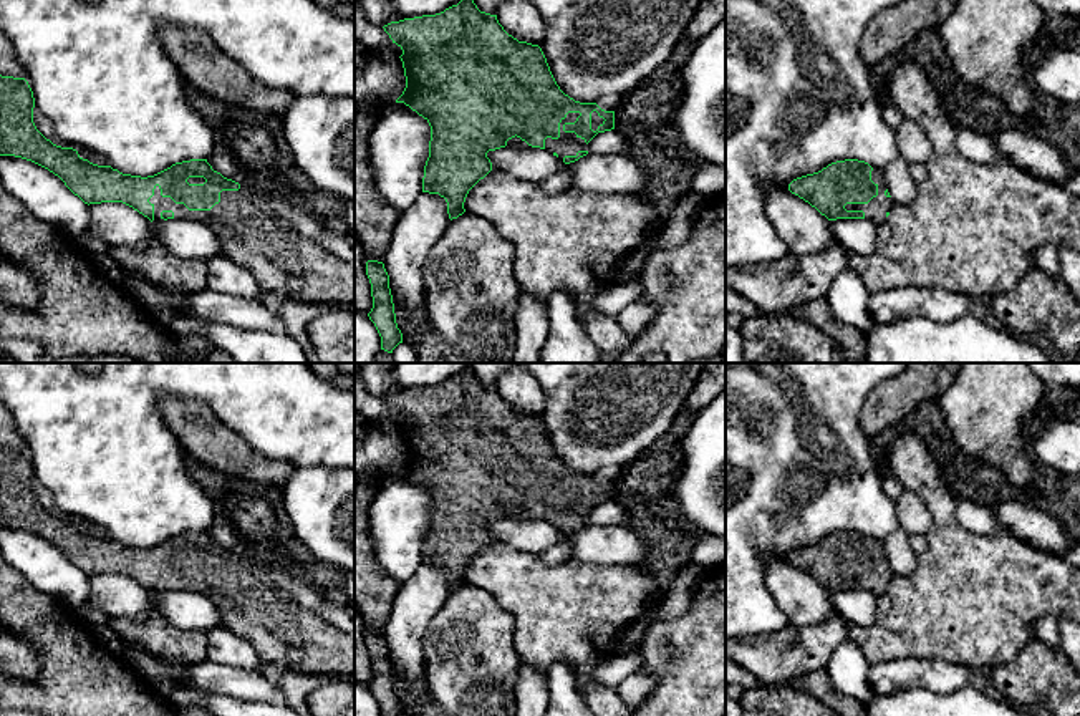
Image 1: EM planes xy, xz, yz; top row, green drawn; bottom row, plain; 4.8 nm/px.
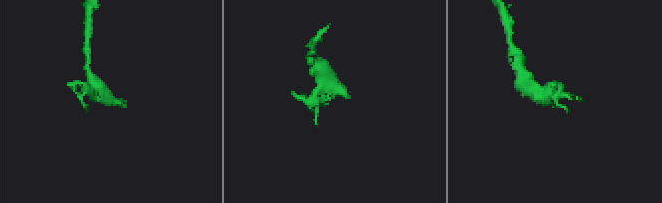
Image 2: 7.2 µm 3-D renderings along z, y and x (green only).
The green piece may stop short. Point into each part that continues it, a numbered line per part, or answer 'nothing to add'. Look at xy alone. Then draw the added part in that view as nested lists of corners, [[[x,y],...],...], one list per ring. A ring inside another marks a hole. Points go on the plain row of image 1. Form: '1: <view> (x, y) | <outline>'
1: xy (285, 635) | [[[156,557],[149,573],[154,592],[162,582],[172,582],[174,590],[209,598],[224,626],[250,641],[267,668],[354,681],[354,638],[303,607],[250,562],[222,562],[210,582],[189,582],[162,568]]]

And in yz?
1: yz (875, 582) | [[[873,539],[871,542],[871,552],[878,557],[878,567],[873,568],[868,575],[846,575],[846,582],[863,582],[865,590],[878,595],[883,595],[886,592],[886,585],[893,580],[894,573],[891,568],[885,567],[886,555],[883,542],[878,539]]]

